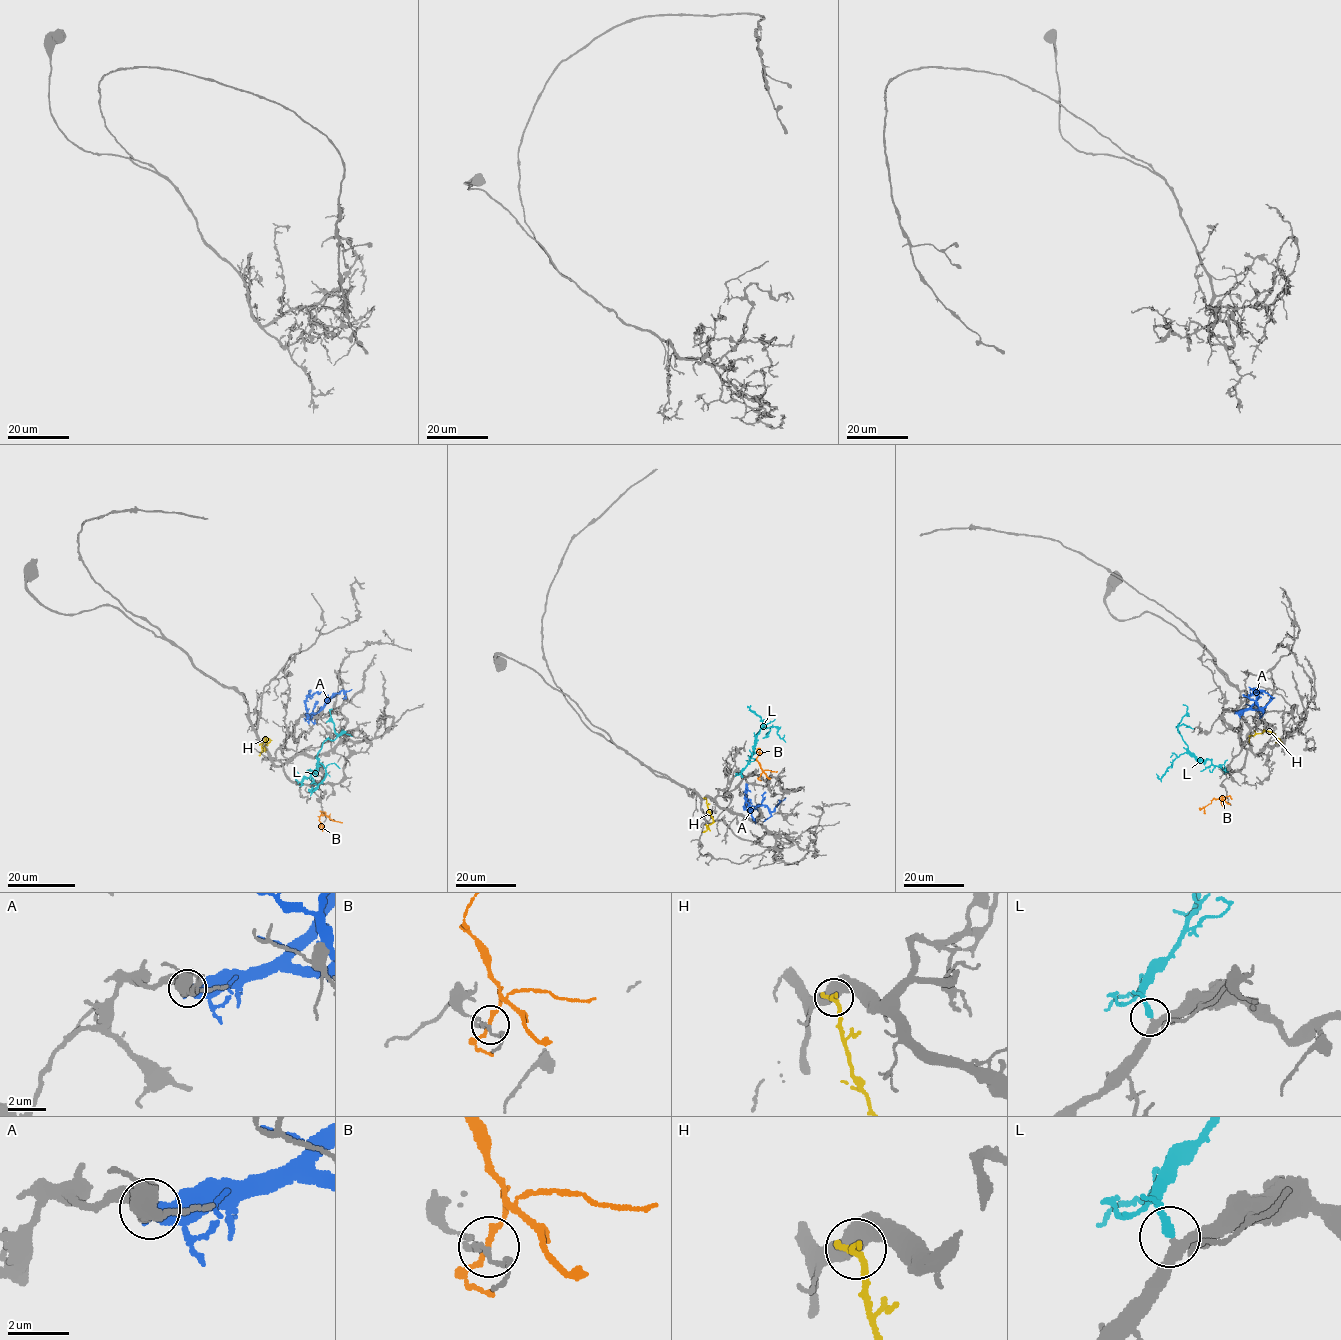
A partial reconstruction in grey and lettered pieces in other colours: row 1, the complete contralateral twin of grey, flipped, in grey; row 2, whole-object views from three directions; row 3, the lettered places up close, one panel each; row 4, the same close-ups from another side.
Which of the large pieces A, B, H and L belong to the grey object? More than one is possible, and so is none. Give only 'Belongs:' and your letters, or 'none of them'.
Belongs: L

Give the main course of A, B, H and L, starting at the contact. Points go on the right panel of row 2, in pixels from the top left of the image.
A: (1235, 712), (1260, 708), (1256, 696), (1262, 691), (1249, 686)
B: (1227, 796), (1214, 798), (1204, 808), (1205, 814)
H: (1249, 736), (1265, 730), (1272, 732), (1283, 746)
L: (1228, 771), (1210, 760), (1198, 759), (1188, 749), (1177, 727), (1186, 712), (1186, 706), (1183, 705)

